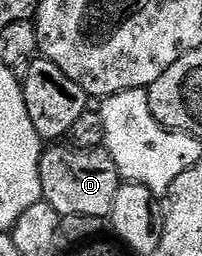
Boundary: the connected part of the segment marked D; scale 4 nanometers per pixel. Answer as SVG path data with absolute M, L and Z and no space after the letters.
M62 146L47 147L40 158L42 199L51 204L63 217L72 214L84 214L92 218L109 217L112 202L116 202L116 190L120 183L116 162L112 162L112 158L102 148L74 148L71 150L69 147L66 147L67 149L58 147Z

